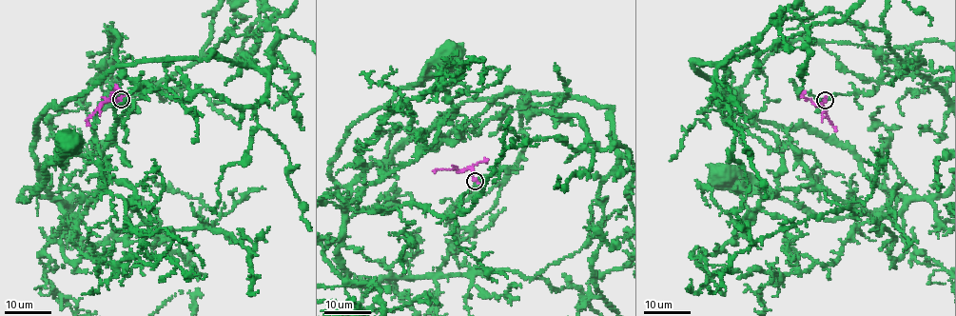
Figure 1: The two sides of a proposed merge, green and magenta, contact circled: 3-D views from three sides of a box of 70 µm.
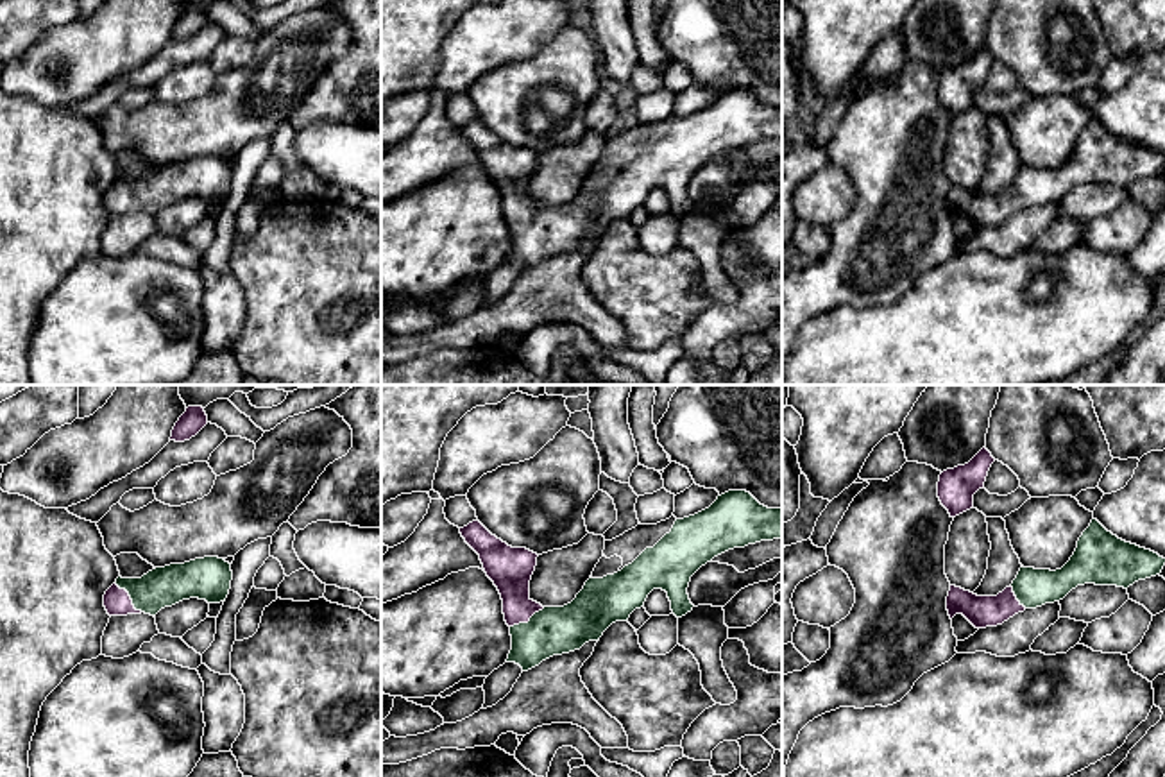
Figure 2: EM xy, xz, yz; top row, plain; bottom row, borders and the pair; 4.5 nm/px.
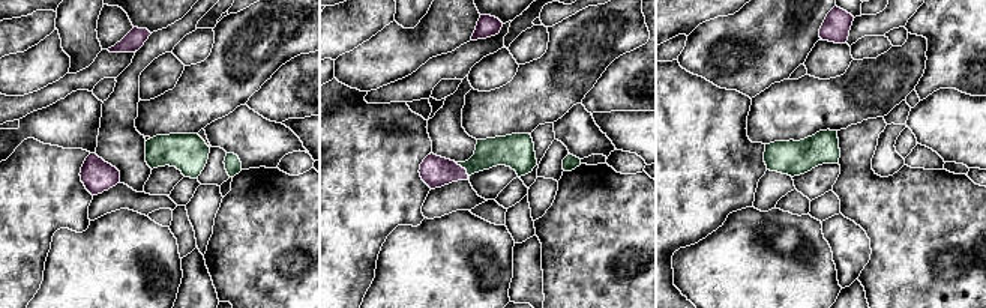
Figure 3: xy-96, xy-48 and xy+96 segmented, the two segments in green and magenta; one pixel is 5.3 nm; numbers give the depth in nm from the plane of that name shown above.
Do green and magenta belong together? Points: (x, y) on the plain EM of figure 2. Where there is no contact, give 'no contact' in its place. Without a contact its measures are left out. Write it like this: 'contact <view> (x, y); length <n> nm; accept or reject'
contact xy (131, 197); length 180 nm; accept

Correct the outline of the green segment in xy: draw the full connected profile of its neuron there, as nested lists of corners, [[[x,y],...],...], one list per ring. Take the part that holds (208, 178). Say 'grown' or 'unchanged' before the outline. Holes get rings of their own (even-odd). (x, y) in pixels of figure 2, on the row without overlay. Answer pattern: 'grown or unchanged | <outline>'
grown | [[[195,158],[156,166],[141,177],[118,175],[104,193],[104,206],[109,215],[156,215],[161,208],[190,197],[220,202],[229,193],[231,179],[231,163],[224,158]]]

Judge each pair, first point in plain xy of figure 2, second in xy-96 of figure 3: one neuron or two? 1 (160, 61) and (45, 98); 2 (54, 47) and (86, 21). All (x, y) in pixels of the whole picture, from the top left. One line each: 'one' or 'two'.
1: one
2: two

